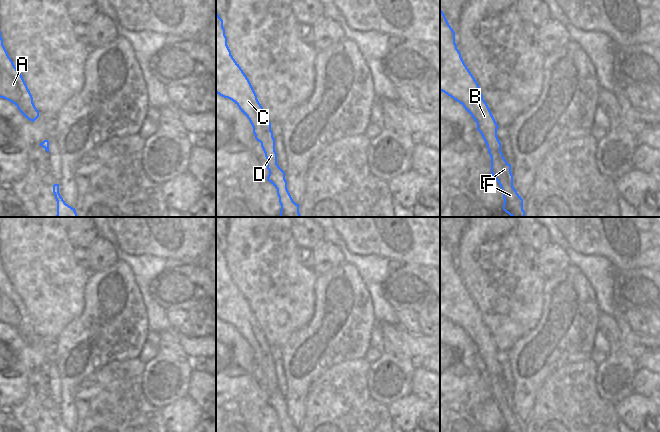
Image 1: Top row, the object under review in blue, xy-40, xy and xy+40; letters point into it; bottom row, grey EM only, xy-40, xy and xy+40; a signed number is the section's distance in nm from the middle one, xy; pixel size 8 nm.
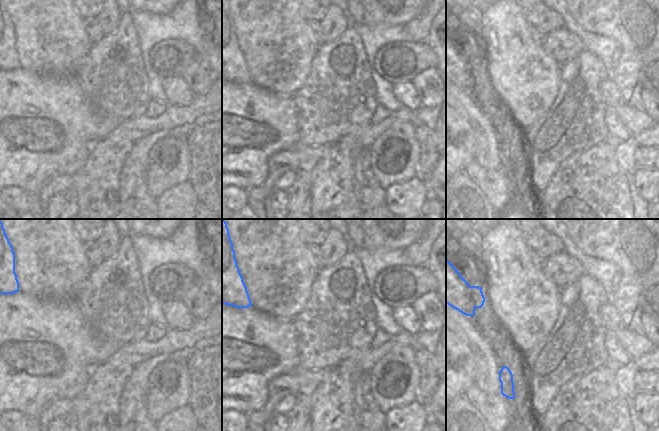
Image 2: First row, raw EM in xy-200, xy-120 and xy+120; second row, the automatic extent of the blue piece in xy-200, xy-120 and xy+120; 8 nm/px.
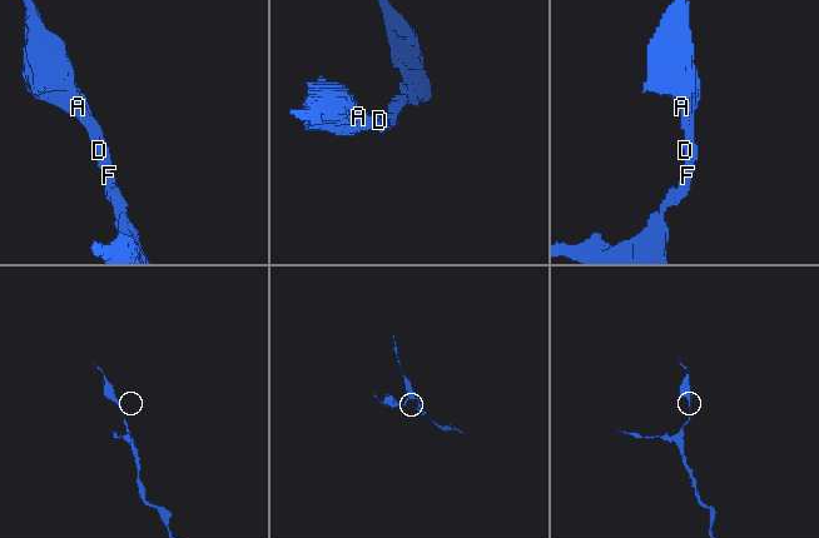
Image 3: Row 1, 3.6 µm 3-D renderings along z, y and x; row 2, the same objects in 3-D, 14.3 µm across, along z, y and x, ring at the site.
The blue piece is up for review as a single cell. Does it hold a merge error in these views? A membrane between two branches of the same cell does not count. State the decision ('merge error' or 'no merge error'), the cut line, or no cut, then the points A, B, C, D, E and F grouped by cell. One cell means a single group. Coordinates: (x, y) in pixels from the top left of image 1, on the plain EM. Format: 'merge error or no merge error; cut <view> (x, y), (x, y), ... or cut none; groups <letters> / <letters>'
no merge error; cut none; groups A B C D E F

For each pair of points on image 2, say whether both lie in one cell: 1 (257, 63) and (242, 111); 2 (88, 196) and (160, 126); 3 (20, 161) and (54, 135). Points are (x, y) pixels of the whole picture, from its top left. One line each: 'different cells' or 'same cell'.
1: different cells
2: same cell
3: same cell

